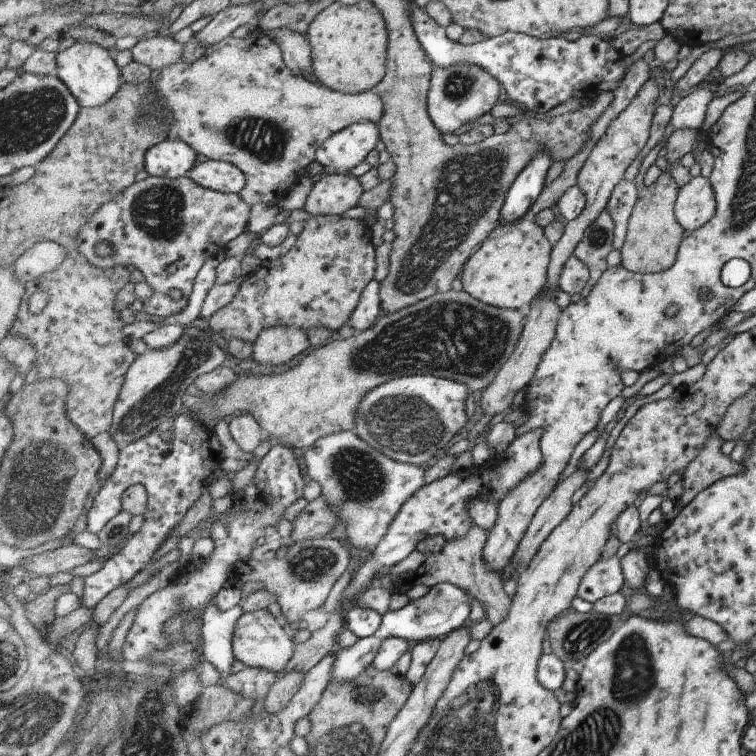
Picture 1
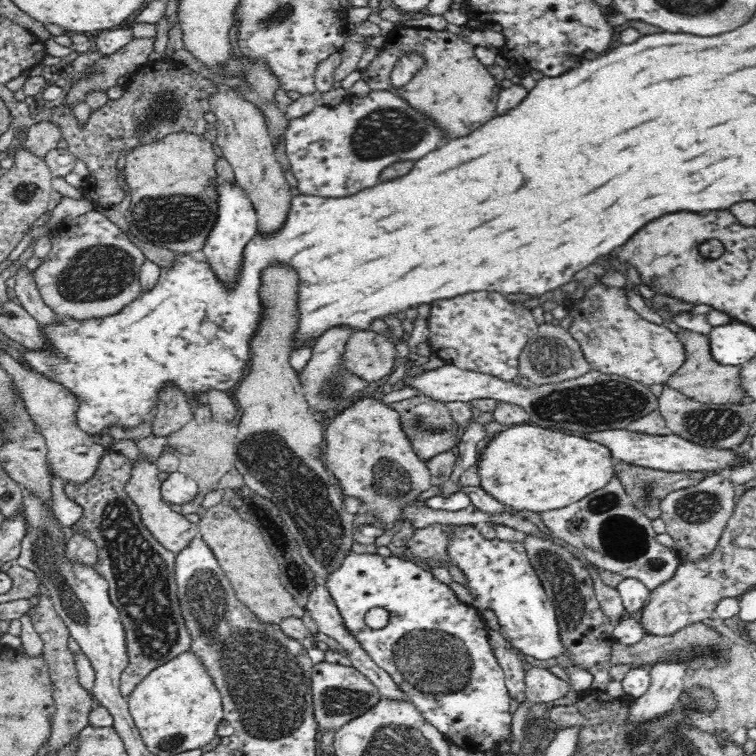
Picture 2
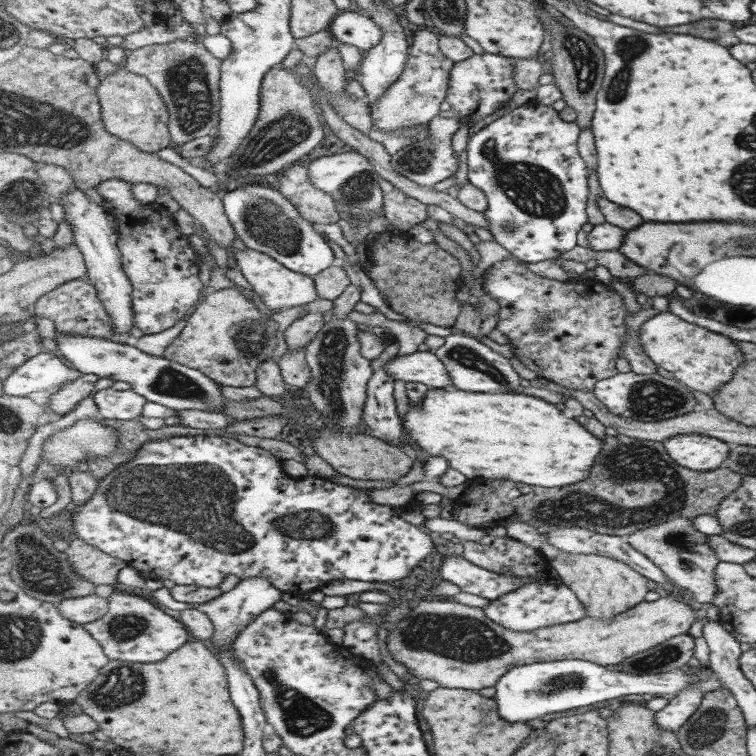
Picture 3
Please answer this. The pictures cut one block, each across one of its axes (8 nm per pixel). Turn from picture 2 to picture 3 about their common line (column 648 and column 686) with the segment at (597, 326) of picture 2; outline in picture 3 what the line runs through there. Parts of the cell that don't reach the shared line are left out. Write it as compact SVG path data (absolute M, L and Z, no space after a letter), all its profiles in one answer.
M665 312L651 318L640 328L644 351L659 367L687 385L689 388L714 396L721 385L729 384L731 375L745 360L745 355L733 345L737 341L725 334L713 332L698 324L681 319L673 312Z

